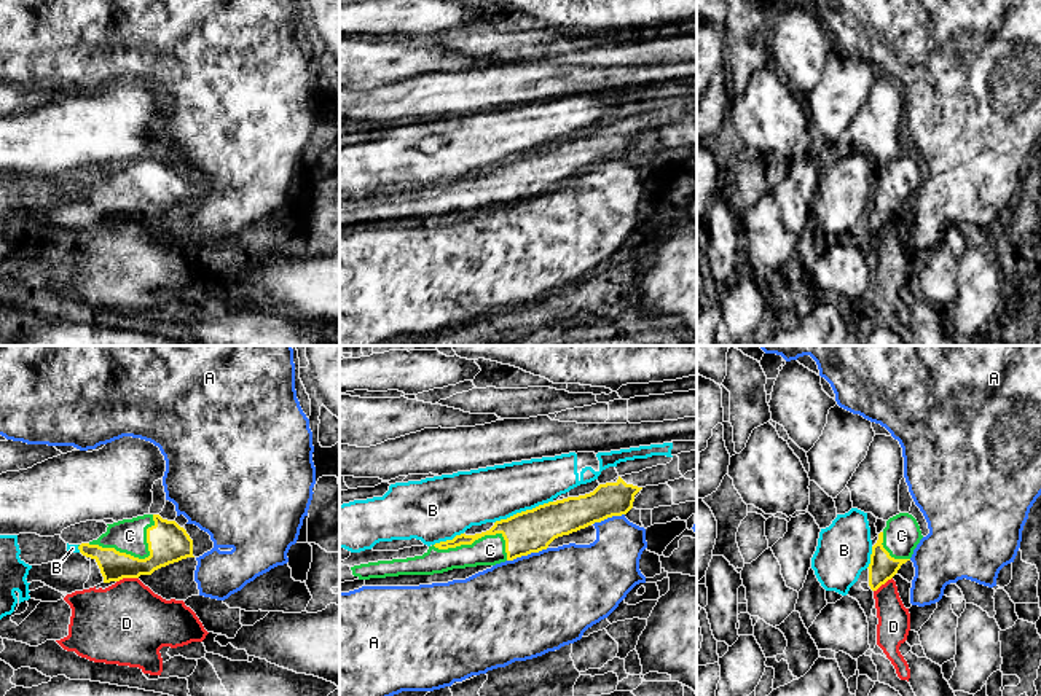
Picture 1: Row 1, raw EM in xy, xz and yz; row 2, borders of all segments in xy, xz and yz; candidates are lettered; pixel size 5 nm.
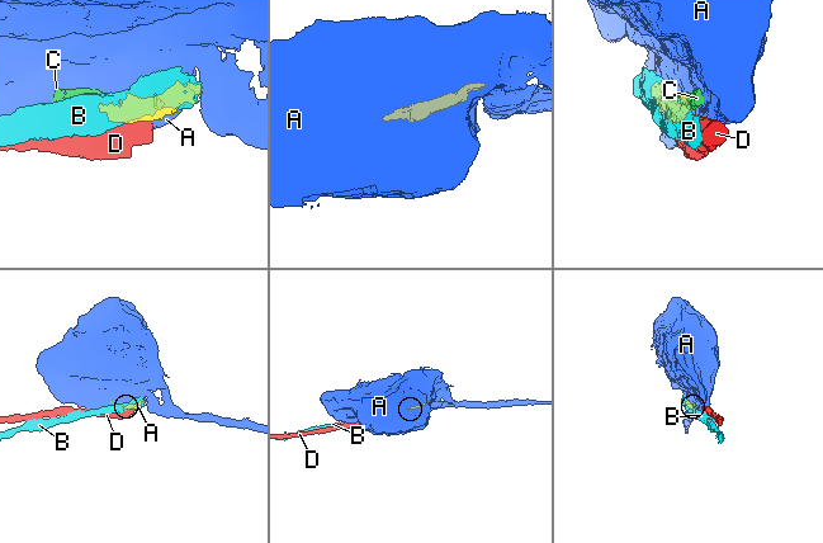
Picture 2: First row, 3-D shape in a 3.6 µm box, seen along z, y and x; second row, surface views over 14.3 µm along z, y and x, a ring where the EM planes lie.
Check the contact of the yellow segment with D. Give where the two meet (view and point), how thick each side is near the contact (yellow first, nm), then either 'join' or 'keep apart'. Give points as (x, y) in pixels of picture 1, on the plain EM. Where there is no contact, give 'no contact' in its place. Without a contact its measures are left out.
meets yellow in xy at (126, 220); 170 nm thick on the yellow side, 420 nm on the other; keep apart

